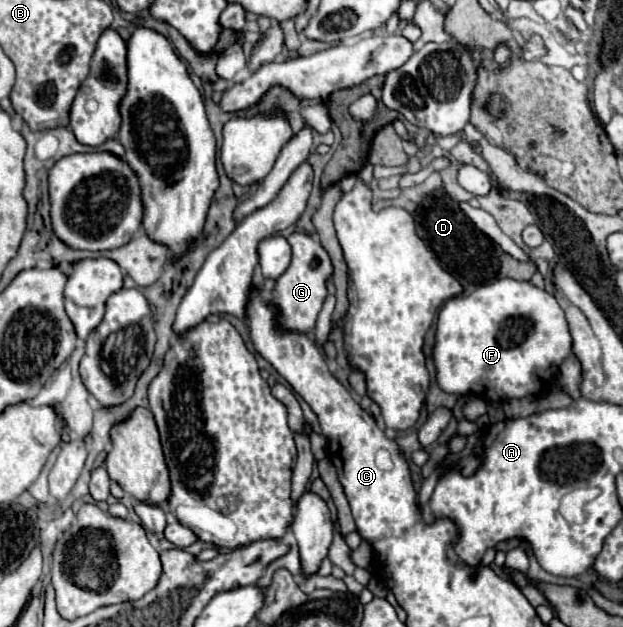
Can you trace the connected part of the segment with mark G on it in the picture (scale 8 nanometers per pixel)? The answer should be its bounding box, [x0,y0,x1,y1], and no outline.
[270,232,332,332]

